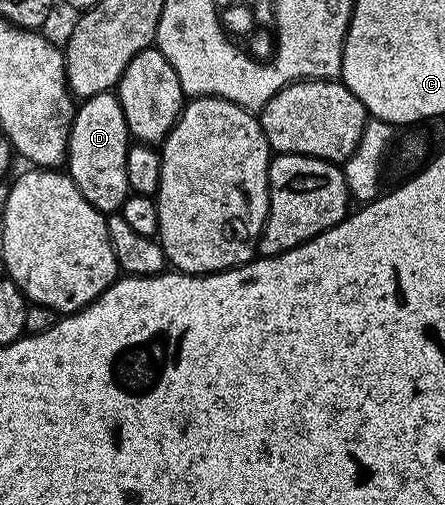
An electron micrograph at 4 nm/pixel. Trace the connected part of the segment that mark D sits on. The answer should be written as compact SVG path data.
M115 93L95 94L75 107L72 131L69 132L66 173L85 200L105 216L119 211L128 199L126 156L129 145L126 116Z

